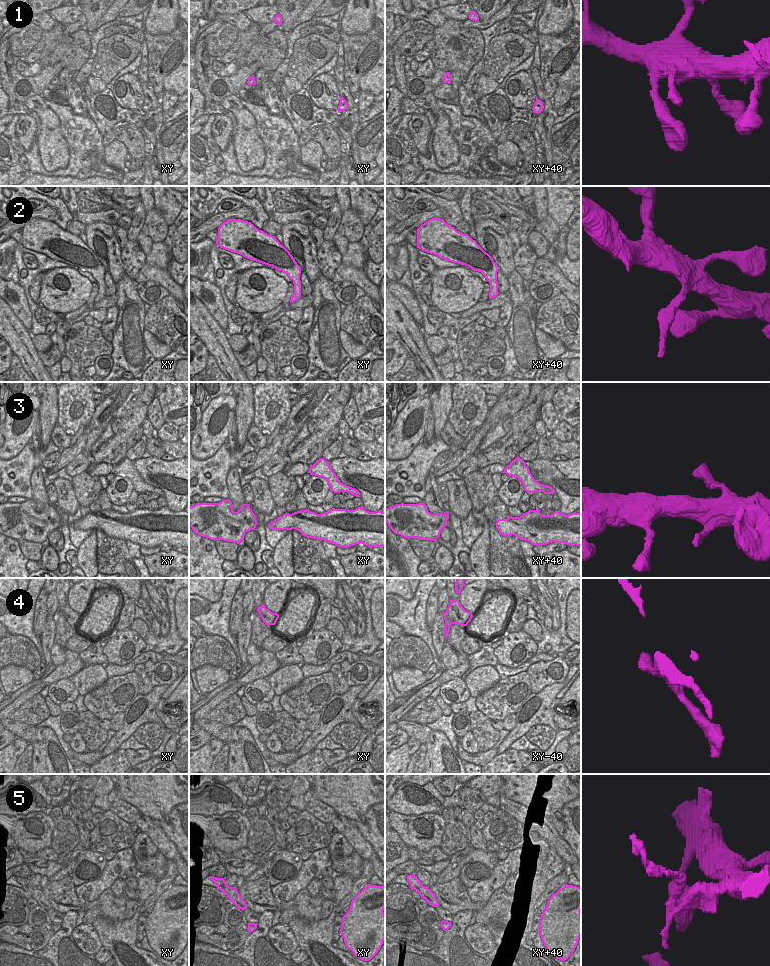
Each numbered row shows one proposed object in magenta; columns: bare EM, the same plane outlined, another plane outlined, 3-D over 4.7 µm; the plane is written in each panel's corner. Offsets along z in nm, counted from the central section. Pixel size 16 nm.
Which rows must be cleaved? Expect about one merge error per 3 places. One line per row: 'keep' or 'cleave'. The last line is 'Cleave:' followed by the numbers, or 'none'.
1: keep
2: keep
3: keep
4: keep
5: cleave
Cleave: 5

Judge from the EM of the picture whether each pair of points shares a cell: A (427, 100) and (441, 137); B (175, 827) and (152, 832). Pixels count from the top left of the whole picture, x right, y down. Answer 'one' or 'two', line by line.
A: one
B: two

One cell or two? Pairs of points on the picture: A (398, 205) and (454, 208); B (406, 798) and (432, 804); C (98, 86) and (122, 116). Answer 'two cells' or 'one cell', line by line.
A: one cell
B: one cell
C: two cells

